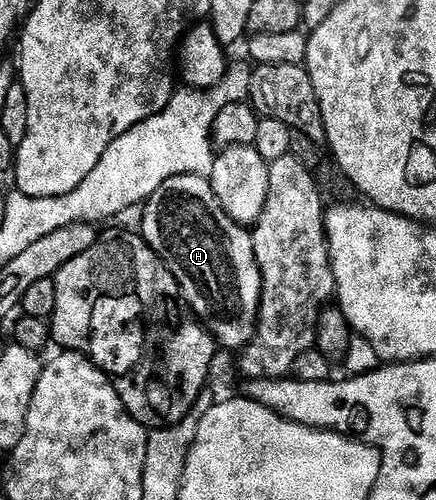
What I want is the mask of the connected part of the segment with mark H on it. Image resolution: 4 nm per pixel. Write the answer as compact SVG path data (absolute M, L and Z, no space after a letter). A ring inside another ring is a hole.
M202 174L174 176L143 203L142 237L180 285L187 309L206 327L221 347L239 352L256 337L256 317L260 311L260 269L254 256L252 235L223 210L212 191L209 179Z

